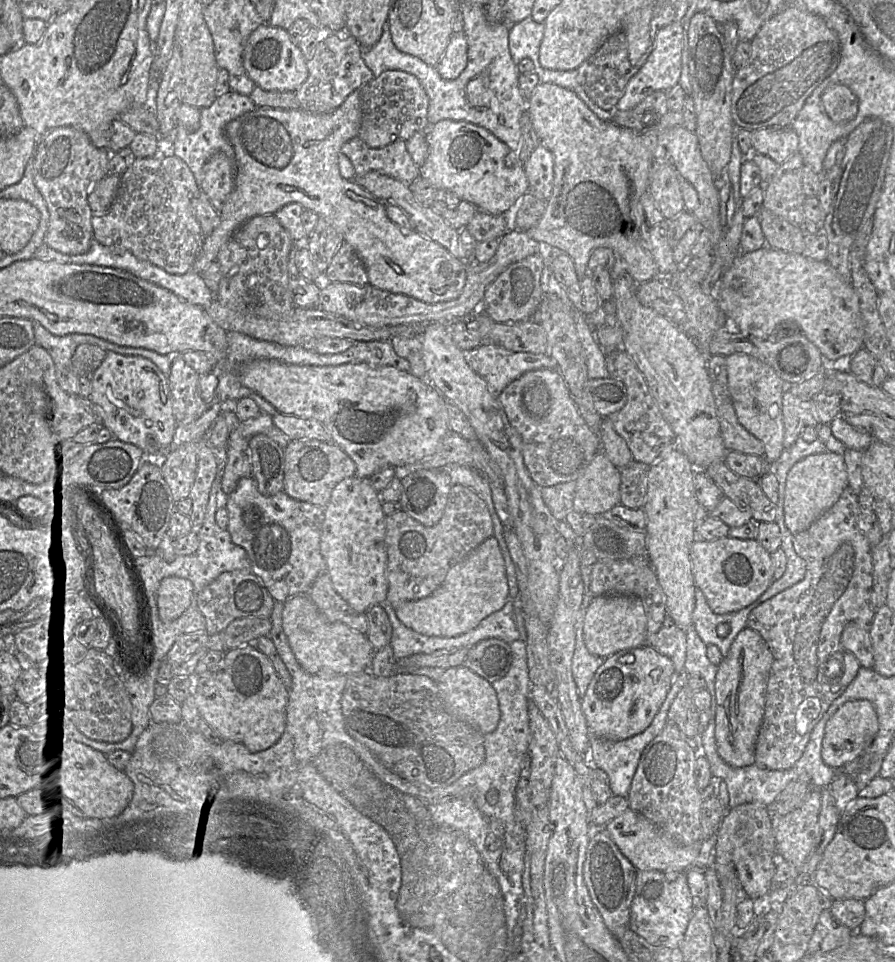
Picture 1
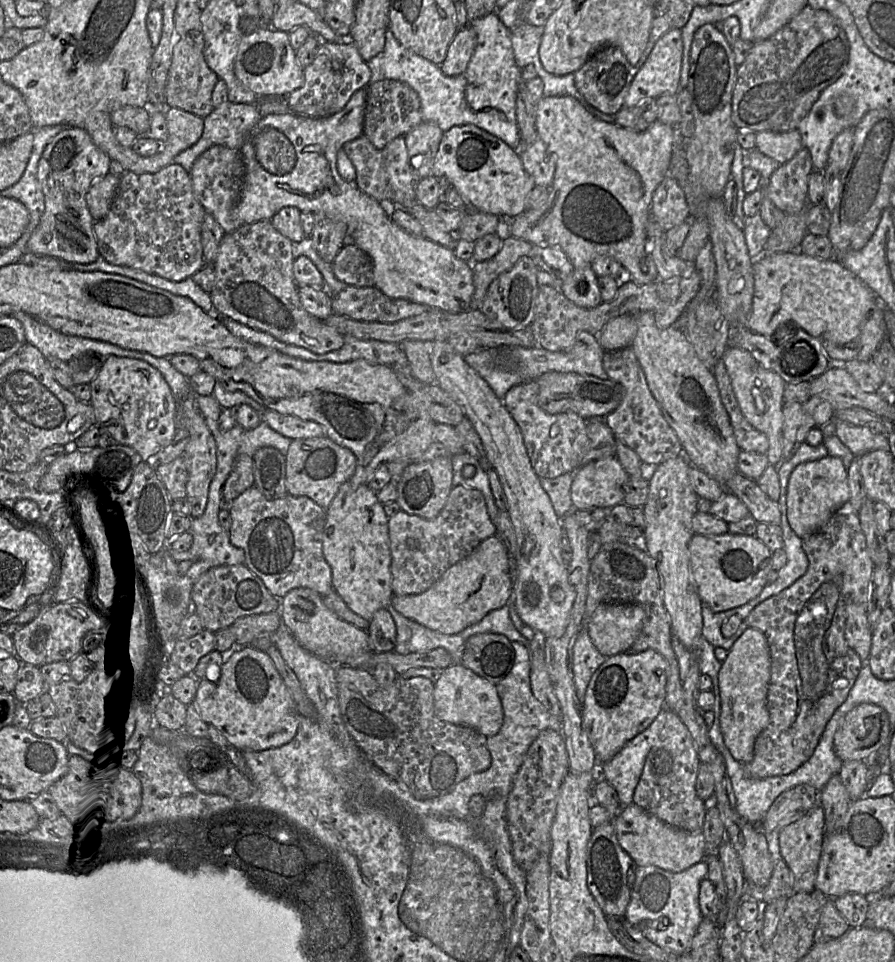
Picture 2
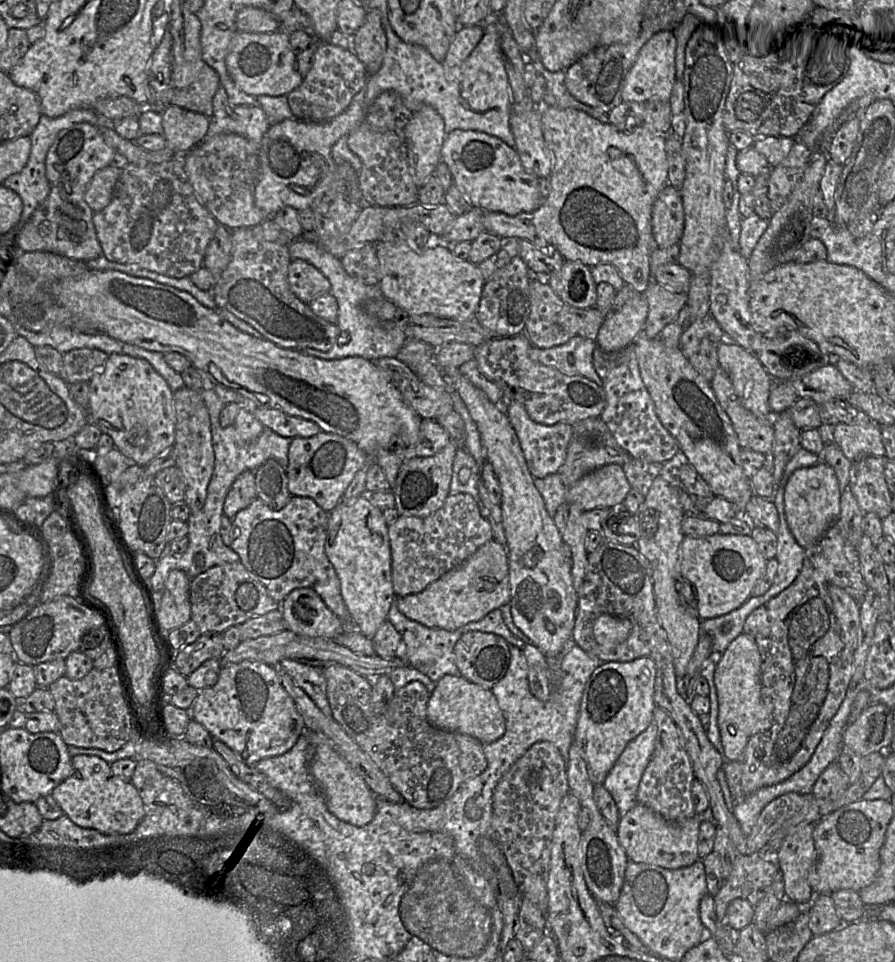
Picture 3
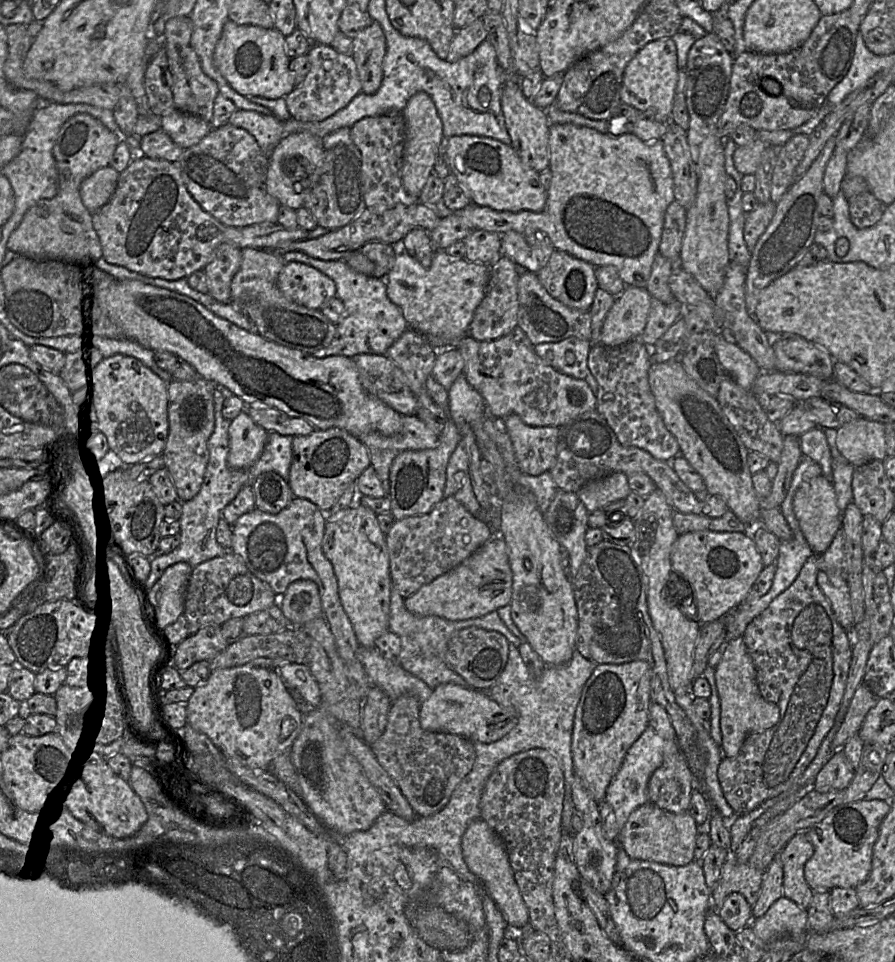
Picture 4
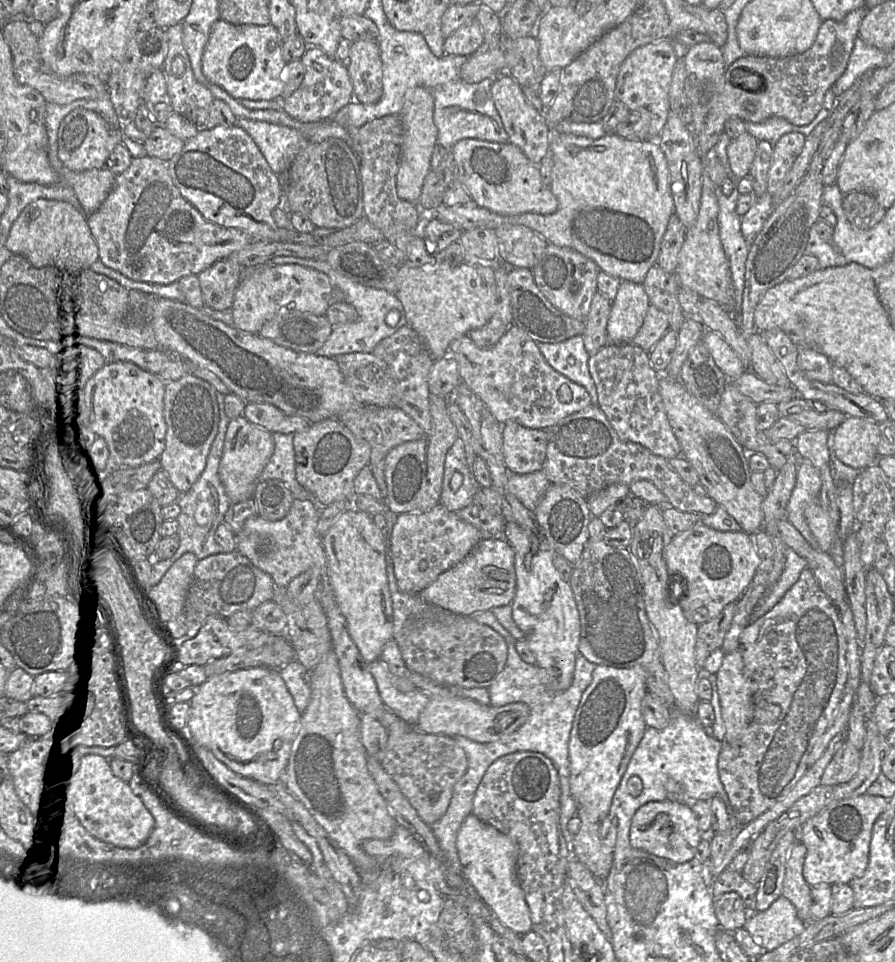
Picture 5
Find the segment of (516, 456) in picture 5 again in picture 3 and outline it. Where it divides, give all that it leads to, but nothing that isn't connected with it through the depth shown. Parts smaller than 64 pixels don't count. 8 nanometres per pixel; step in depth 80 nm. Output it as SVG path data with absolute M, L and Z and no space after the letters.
M511 402L506 407L506 414L518 437L527 467L534 478L544 478L549 474L557 473L566 459L567 448L572 437L573 425L556 423L544 425L530 419L523 404Z

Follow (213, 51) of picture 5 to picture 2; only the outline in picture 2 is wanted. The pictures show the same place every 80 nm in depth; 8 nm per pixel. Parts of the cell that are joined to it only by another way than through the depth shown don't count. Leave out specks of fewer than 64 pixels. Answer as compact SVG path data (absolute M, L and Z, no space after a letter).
M263 26L240 40L234 62L237 78L259 97L287 97L304 83L304 68L296 59L287 32Z

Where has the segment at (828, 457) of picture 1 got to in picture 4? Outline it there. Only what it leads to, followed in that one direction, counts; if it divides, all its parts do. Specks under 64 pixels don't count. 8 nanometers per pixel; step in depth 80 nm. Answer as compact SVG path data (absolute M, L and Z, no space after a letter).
M822 474L803 482L795 493L793 510L800 529L813 553L821 554L831 545L841 526L841 511L837 506L837 498L833 483Z

